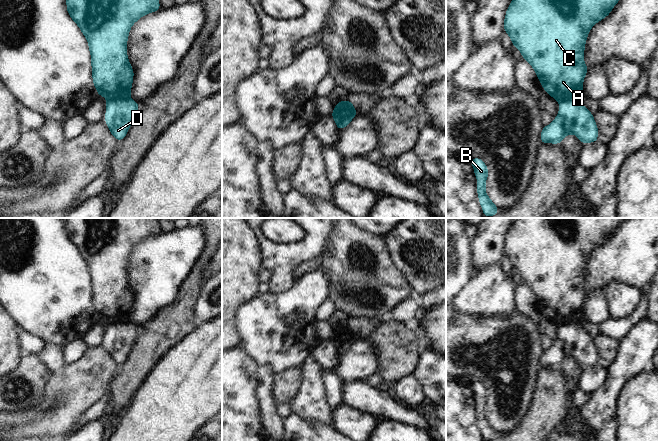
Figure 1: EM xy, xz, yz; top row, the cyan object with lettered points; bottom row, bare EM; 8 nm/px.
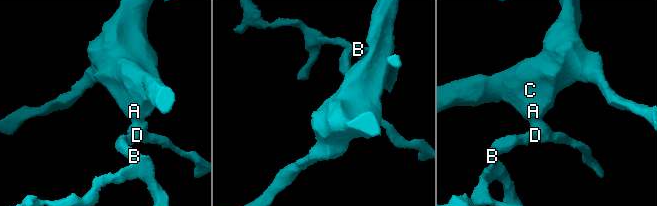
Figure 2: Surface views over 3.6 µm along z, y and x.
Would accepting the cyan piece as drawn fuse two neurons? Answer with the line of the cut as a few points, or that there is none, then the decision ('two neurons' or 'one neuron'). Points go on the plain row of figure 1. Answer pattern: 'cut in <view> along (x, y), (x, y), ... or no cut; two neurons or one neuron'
cut in xz along (335, 330), (338, 336), (353, 336), (355, 334); two neurons

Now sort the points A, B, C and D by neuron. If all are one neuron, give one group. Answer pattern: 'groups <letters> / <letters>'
groups A C / B D

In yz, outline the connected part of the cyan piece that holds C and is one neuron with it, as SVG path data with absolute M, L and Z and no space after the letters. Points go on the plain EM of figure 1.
M518 218L515 222L512 223L509 231L506 234L503 252L509 259L512 265L512 269L519 273L524 284L533 291L535 297L538 300L538 304L541 307L541 310L548 319L556 324L576 322L583 317L584 301L589 294L589 292L584 287L584 274L588 257L596 247L610 238L614 230L625 219L627 218Z

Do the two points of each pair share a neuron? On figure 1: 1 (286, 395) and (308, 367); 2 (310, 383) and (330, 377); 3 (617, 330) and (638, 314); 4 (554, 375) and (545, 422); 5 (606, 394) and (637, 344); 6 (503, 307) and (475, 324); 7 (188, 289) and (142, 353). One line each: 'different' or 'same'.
1: different
2: different
3: same
4: same
5: same
6: different
7: same

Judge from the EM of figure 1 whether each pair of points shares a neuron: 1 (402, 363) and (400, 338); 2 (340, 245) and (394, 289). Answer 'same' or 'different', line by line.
1: same
2: same

